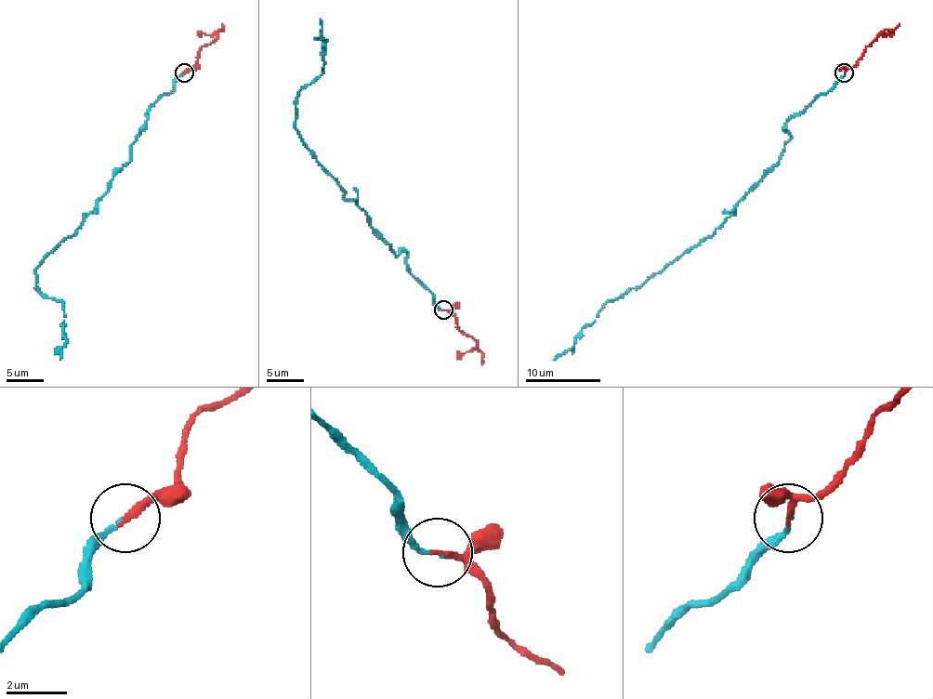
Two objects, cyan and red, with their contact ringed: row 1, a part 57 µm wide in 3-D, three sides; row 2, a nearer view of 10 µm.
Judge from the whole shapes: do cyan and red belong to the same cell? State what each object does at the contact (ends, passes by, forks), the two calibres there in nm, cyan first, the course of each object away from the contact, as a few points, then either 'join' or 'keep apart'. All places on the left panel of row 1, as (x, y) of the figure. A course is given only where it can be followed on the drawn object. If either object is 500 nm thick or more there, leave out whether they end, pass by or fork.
cyan ends there; red ends there; 140 nm thick on the cyan side, 240 nm on the other; cyan runs (184, 72), (151, 108), (132, 159), (109, 191), (35, 270), (35, 286), (62, 301), (60, 360); red runs (184, 72), (195, 67), (199, 49), (216, 36), (197, 31); join

